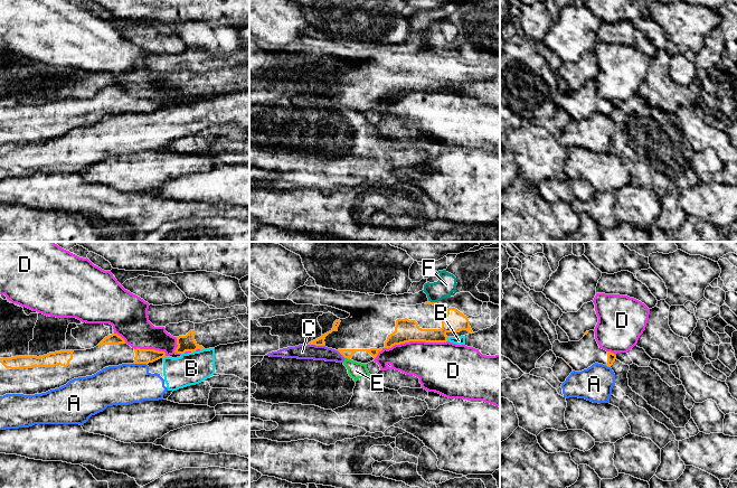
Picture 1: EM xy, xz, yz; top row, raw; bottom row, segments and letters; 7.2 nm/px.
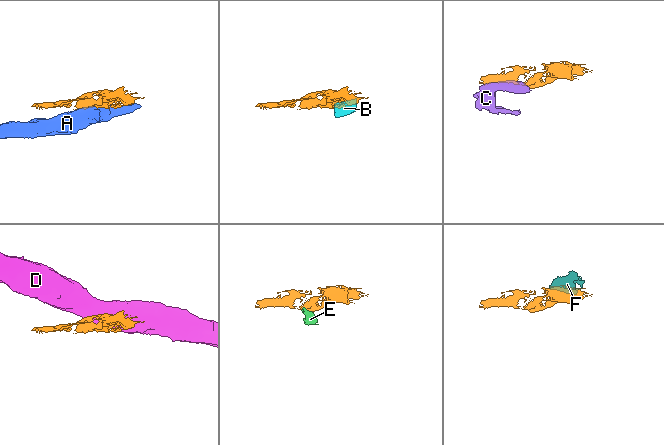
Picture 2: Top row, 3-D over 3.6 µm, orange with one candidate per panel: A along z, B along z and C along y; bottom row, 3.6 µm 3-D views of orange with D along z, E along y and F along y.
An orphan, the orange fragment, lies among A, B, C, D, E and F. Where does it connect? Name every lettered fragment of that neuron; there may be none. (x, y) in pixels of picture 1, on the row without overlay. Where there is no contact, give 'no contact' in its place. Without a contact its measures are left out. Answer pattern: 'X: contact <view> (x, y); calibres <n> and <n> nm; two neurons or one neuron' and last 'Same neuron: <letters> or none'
A: contact xy (140, 112); calibres 110 and 280 nm; two neurons
B: contact xy (201, 99); calibres 120 and 240 nm; two neurons
C: contact xz (315, 94); calibres 60 and 110 nm; two neurons
D: contact xz (415, 90); calibres 160 and 340 nm; two neurons
E: contact xz (348, 108); calibres 70 and 120 nm; two neurons
F: contact xz (432, 52); calibres 30 and 140 nm; two neurons
Same neuron: none

